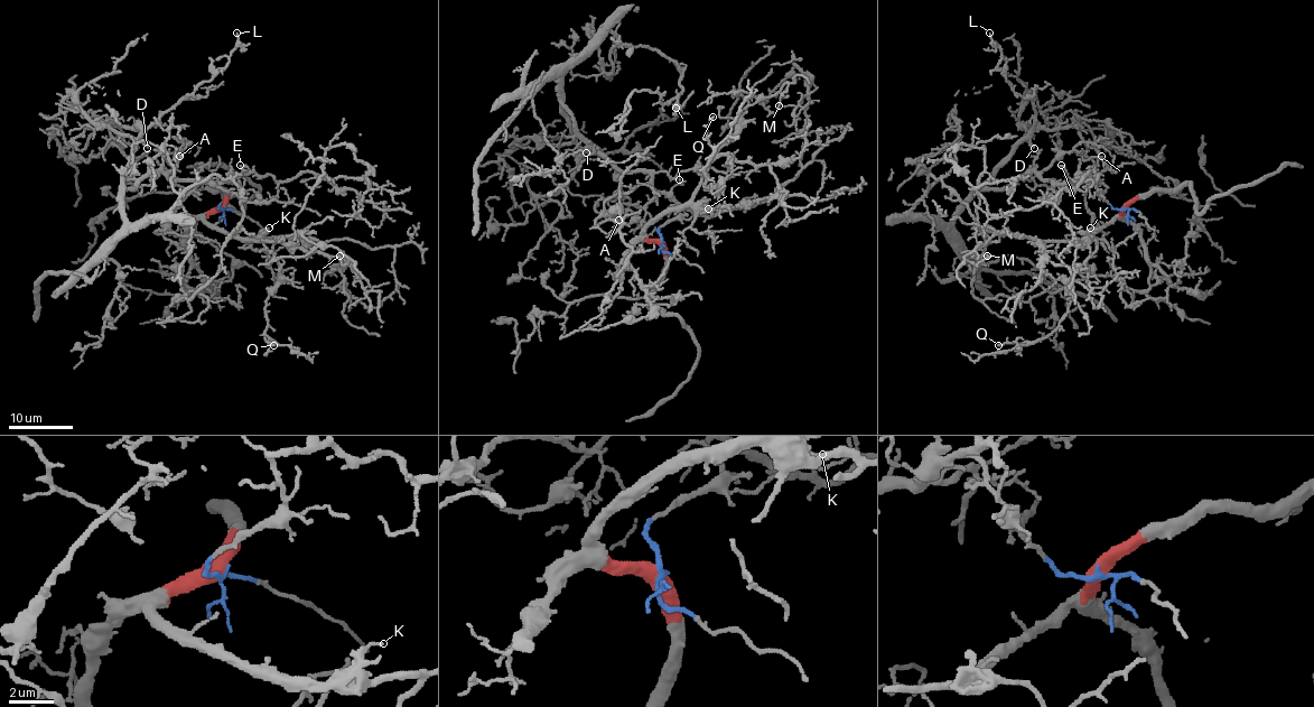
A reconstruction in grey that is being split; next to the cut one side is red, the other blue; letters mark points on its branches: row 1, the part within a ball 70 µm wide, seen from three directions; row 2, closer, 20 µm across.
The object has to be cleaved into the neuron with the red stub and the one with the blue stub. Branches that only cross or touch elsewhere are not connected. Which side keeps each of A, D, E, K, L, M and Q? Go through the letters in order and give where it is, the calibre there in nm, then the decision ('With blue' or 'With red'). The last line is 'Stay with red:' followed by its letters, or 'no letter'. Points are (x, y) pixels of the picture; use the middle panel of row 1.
A: Place: (618, 220). Thickness 150 nm. With blue
D: Place: (586, 152). Thickness 70 nm. With blue
E: Place: (679, 179). Thickness 100 nm. With blue
K: Place: (708, 208). Thickness 130 nm. With red
L: Place: (676, 108). Thickness 130 nm. With blue
M: Place: (779, 105). Thickness 120 nm. With red
Q: Place: (713, 117). Thickness 190 nm. With red
Stay with red: K, M, Q

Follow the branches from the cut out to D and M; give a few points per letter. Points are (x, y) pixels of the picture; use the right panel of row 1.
D: (1124, 208), (1084, 175), (1054, 183), (1024, 171), (1002, 187), (987, 186), (1024, 140), (1033, 148)
M: (1124, 208), (1092, 235), (1078, 240), (1032, 240), (1013, 234), (995, 234), (965, 258), (977, 264), (987, 254)

